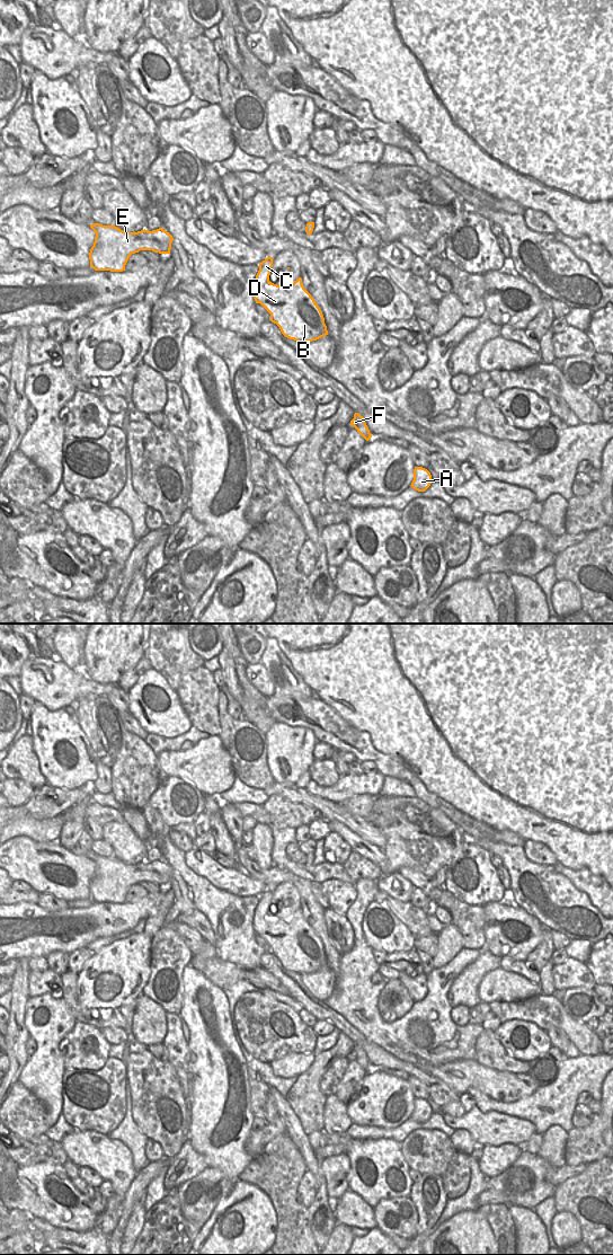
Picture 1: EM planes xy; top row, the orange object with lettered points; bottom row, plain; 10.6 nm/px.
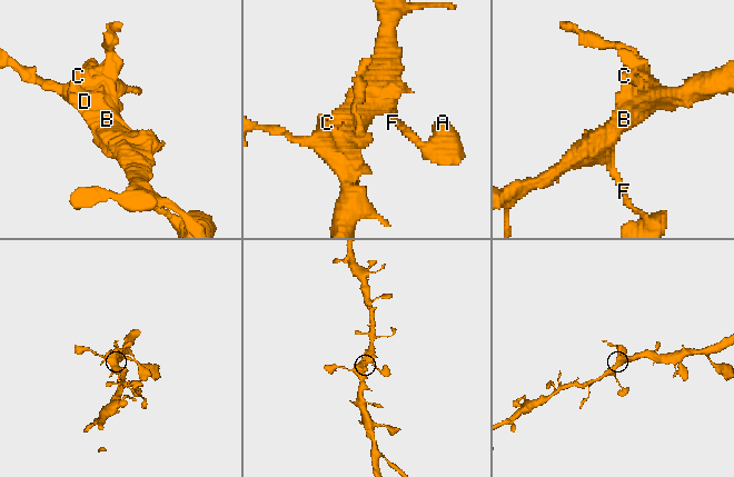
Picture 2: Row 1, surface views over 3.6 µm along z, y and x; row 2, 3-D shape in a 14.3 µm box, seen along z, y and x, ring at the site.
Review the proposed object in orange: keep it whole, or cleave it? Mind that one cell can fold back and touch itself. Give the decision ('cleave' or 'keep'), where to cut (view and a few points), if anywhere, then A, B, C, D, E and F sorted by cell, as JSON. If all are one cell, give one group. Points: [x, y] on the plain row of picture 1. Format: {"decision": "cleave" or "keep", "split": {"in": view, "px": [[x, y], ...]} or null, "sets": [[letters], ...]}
{"decision": "keep", "split": null, "sets": [["A", "B", "C", "D", "E", "F"]]}

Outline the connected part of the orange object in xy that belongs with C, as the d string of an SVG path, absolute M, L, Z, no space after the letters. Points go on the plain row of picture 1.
M273 889L259 895L252 928L269 945L282 965L299 974L310 974L328 966L323 946L299 909L288 917L277 917L269 912Z

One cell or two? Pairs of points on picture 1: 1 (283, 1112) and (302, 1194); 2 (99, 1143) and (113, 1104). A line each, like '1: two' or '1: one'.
1: two
2: two

